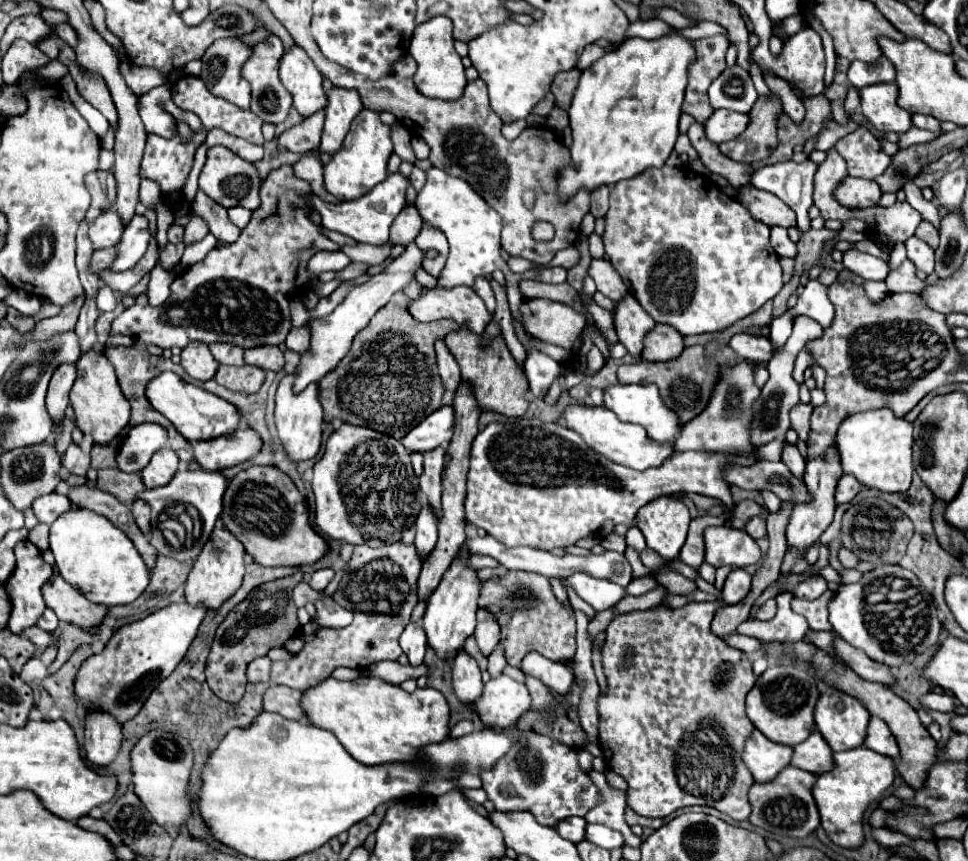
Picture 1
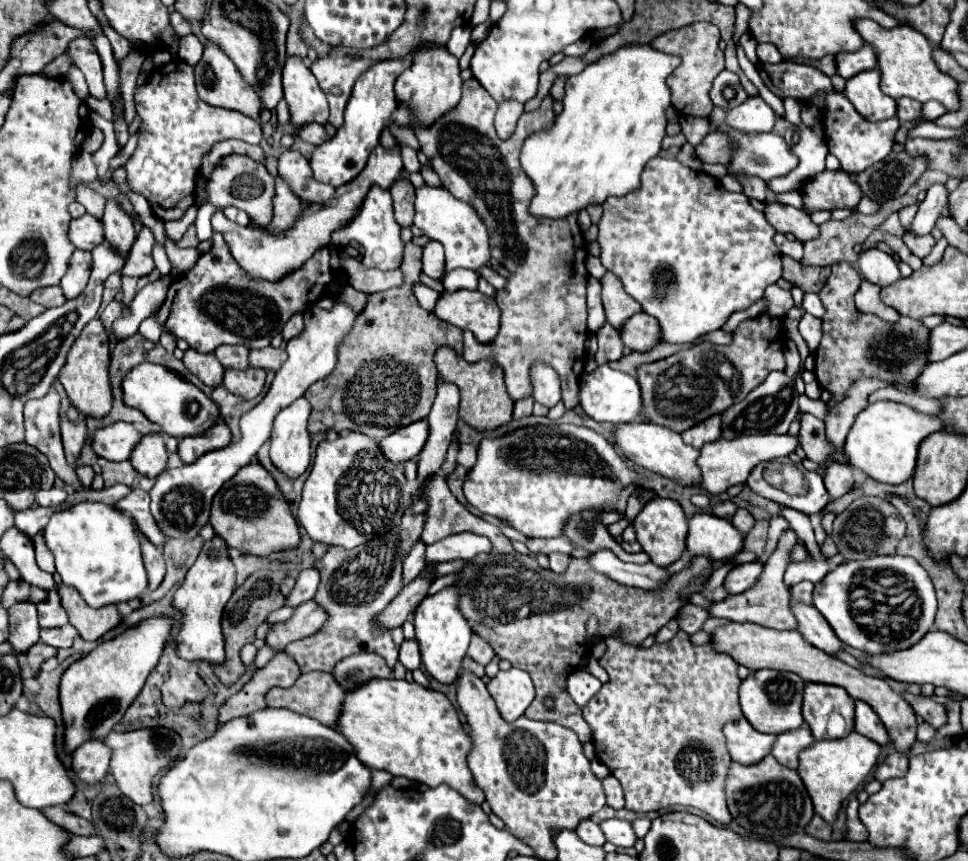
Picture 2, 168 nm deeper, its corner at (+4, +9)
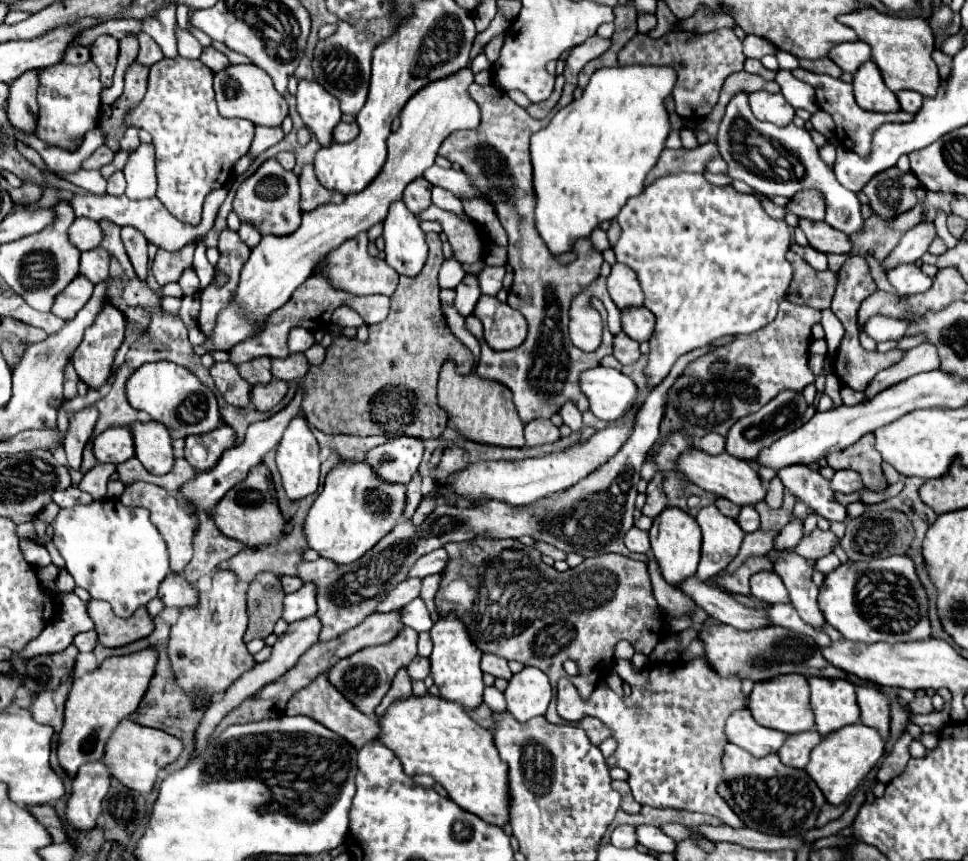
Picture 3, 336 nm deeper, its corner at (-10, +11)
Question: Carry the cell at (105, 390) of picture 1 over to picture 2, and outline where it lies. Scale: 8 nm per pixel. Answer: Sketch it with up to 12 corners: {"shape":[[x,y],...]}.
{"shape":[[94,318],[58,380],[78,412],[112,410],[108,332]]}

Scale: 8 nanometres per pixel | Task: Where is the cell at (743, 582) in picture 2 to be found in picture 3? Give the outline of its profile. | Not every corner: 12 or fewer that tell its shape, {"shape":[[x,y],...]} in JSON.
{"shape":[[776,572],[750,578],[752,596],[766,604],[790,602]]}

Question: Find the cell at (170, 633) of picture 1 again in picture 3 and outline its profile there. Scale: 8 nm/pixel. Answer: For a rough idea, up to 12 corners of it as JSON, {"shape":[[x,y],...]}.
{"shape":[[156,650],[112,656],[72,682],[58,764],[98,762],[136,712]]}

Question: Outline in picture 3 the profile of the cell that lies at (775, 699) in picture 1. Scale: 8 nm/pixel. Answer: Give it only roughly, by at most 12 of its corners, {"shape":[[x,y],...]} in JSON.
{"shape":[[808,680],[756,682],[748,708],[786,734],[814,728]]}

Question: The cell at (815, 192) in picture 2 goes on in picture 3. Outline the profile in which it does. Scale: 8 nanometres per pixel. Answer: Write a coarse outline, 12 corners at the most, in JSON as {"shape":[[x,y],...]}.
{"shape":[[814,190],[788,200],[786,210],[806,220],[824,220],[824,200]]}

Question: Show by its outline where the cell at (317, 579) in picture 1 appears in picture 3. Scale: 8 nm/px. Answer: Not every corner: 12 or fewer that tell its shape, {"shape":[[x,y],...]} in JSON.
{"shape":[[304,584],[284,598],[282,620],[316,614],[316,588]]}

